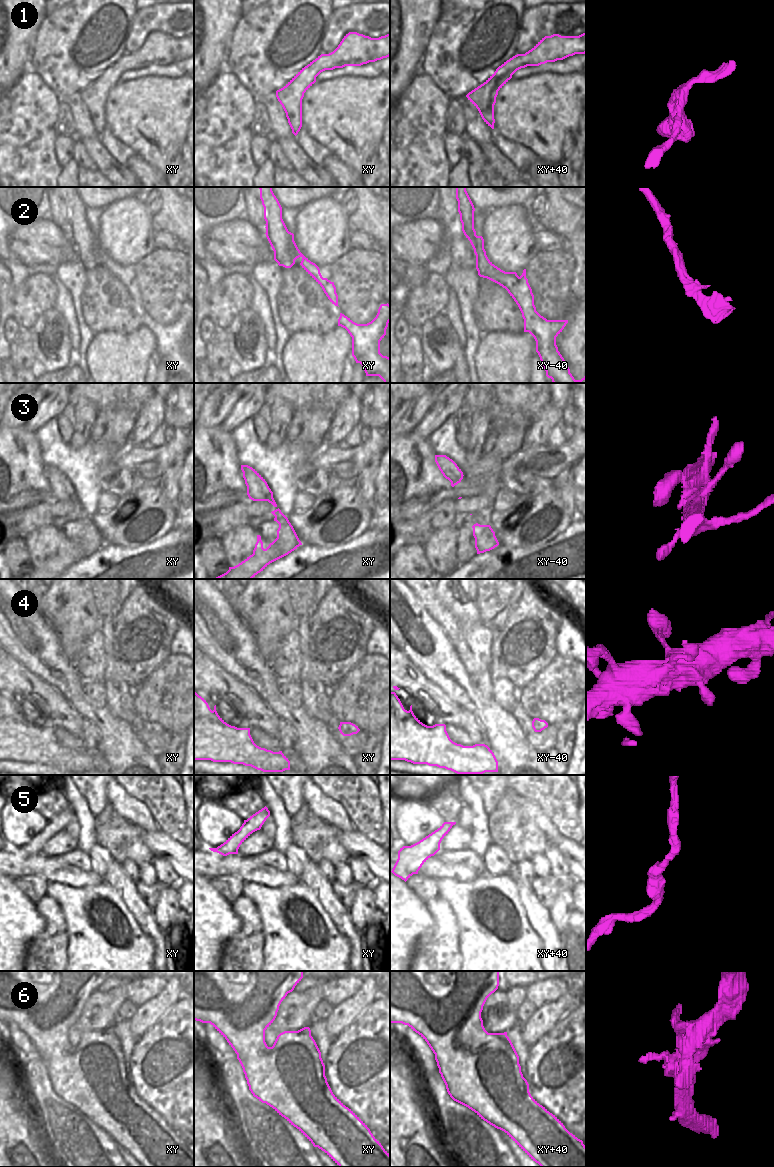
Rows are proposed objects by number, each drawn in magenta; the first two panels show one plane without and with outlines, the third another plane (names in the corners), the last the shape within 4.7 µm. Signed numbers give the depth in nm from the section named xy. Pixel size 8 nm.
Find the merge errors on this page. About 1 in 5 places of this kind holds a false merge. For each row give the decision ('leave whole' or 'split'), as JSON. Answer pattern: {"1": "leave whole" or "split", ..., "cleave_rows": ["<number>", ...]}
{"1": "leave whole", "2": "leave whole", "3": "leave whole", "4": "leave whole", "5": "leave whole", "6": "leave whole", "cleave_rows": []}

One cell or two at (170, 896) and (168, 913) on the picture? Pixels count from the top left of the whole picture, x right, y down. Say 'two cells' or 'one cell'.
one cell

